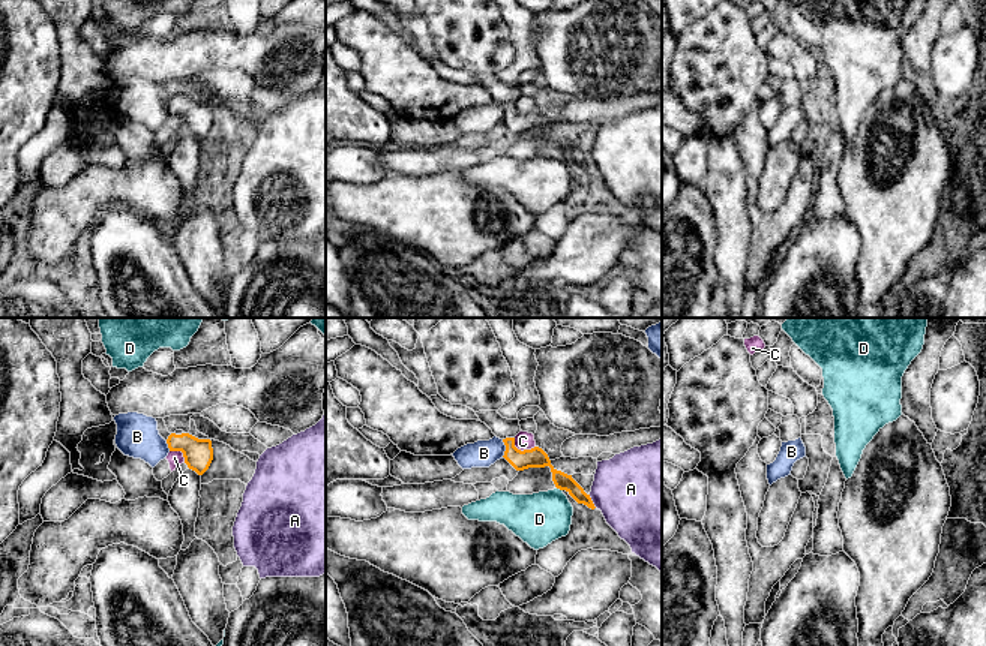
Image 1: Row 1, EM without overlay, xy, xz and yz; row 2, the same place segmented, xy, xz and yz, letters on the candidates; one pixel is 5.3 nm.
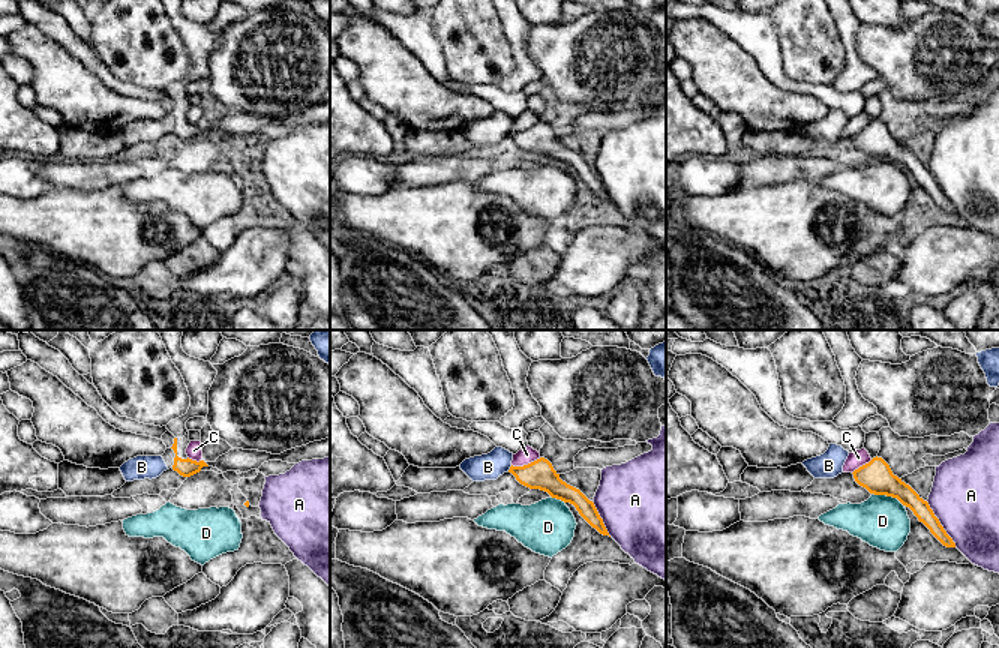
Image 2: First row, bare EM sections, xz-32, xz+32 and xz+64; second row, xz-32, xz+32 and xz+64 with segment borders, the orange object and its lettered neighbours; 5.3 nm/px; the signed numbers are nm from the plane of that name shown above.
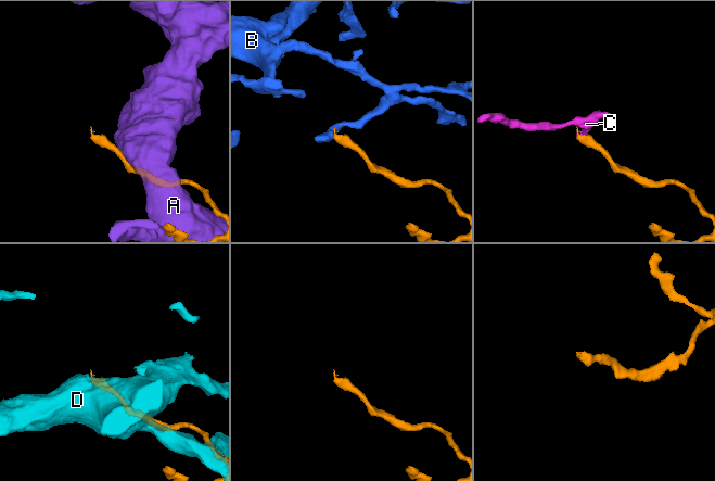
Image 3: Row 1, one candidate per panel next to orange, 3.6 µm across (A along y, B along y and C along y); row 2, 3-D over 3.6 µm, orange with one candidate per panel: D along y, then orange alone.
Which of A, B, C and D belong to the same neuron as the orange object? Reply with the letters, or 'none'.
none

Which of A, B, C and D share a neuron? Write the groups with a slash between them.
A / B / C / D

